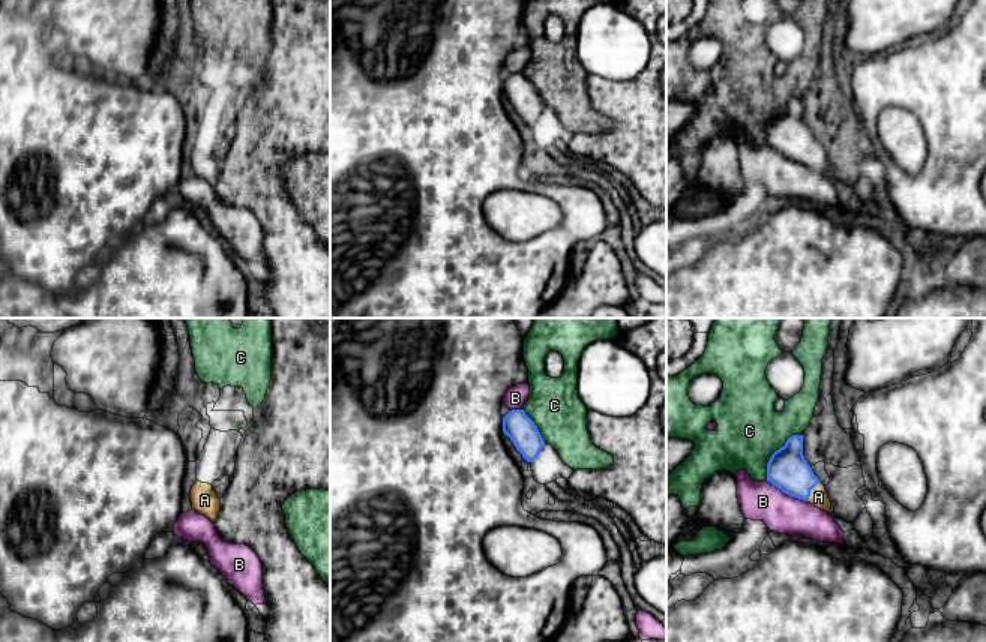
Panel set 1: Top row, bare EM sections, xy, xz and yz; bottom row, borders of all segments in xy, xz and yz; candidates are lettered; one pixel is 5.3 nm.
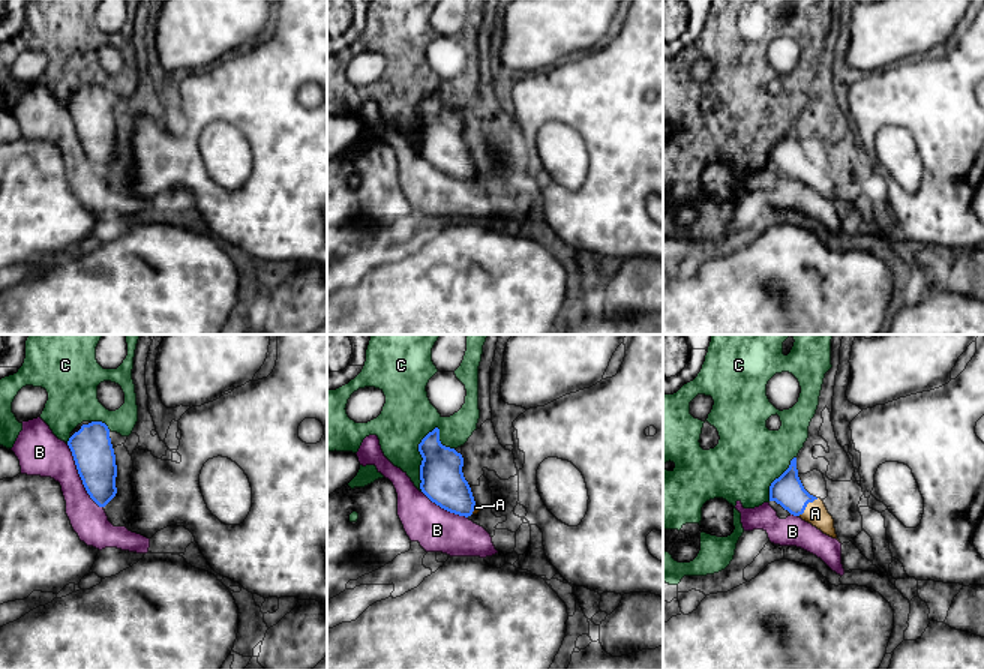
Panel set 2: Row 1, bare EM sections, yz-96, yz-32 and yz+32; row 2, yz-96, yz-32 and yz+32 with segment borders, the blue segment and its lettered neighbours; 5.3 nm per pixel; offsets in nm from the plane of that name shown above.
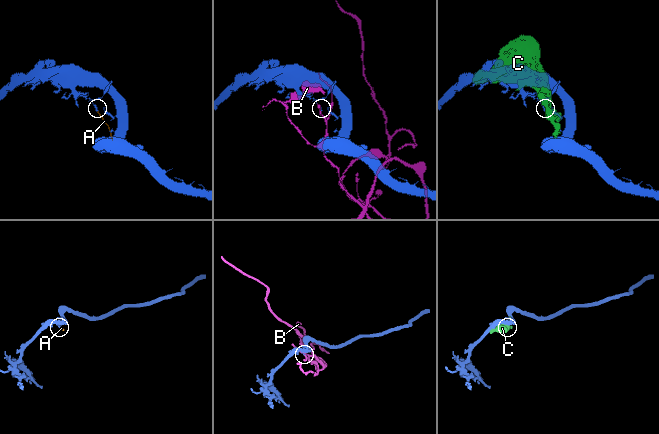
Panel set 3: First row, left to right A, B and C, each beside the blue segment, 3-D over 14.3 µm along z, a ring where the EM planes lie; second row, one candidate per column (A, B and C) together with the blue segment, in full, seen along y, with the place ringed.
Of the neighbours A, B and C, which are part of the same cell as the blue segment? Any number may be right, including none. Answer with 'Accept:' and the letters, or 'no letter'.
Accept: A

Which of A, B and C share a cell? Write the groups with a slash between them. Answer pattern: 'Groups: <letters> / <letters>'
Groups: A / B / C

